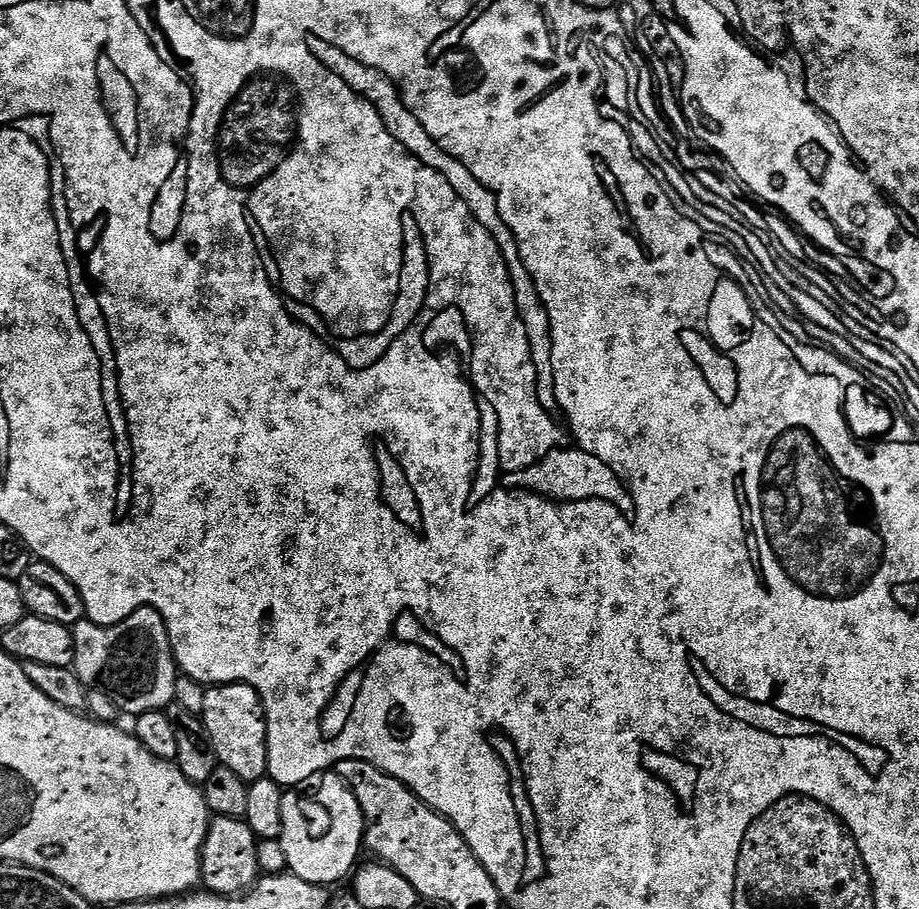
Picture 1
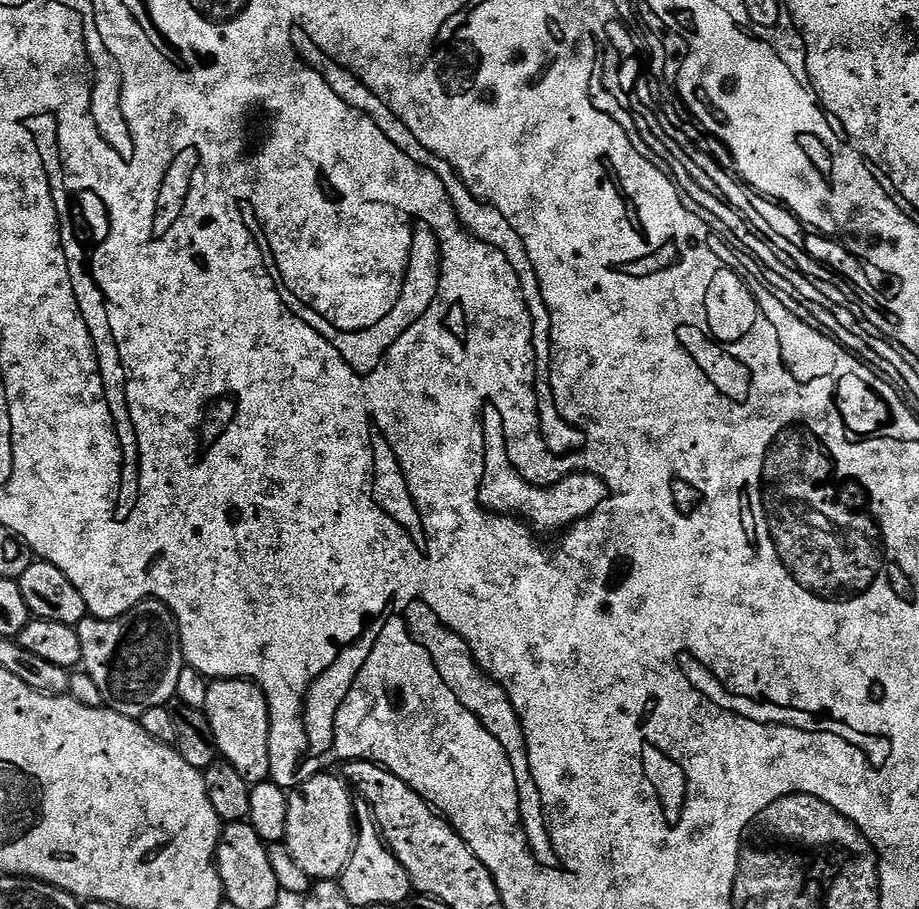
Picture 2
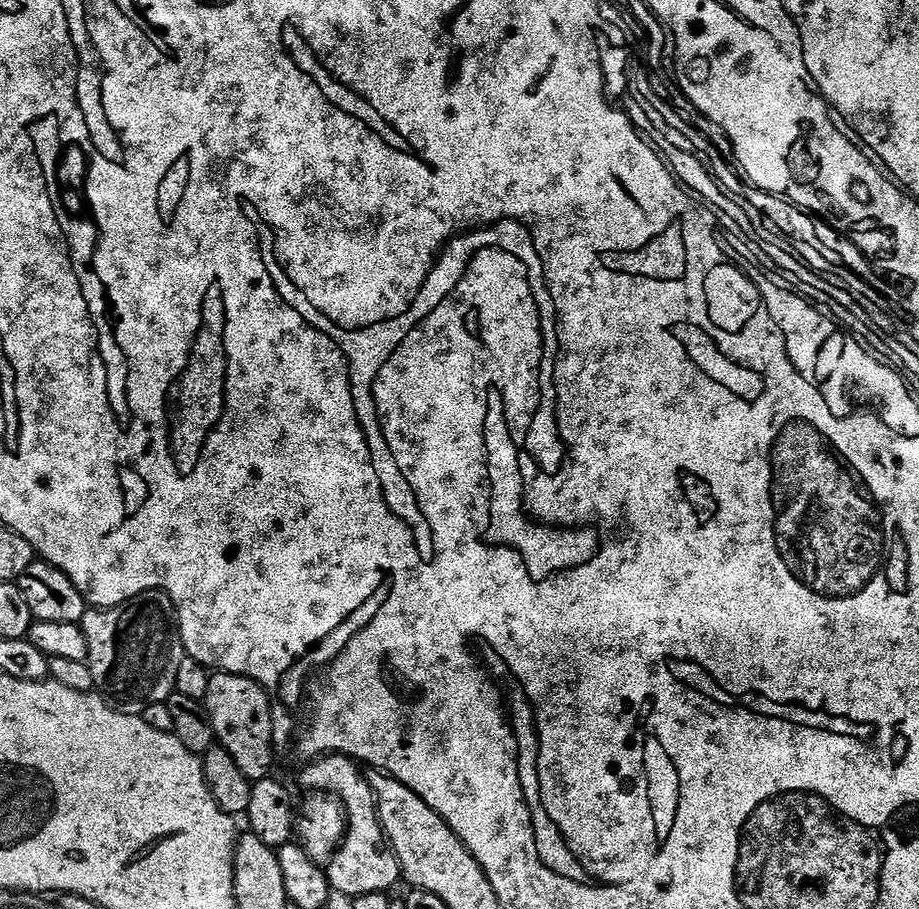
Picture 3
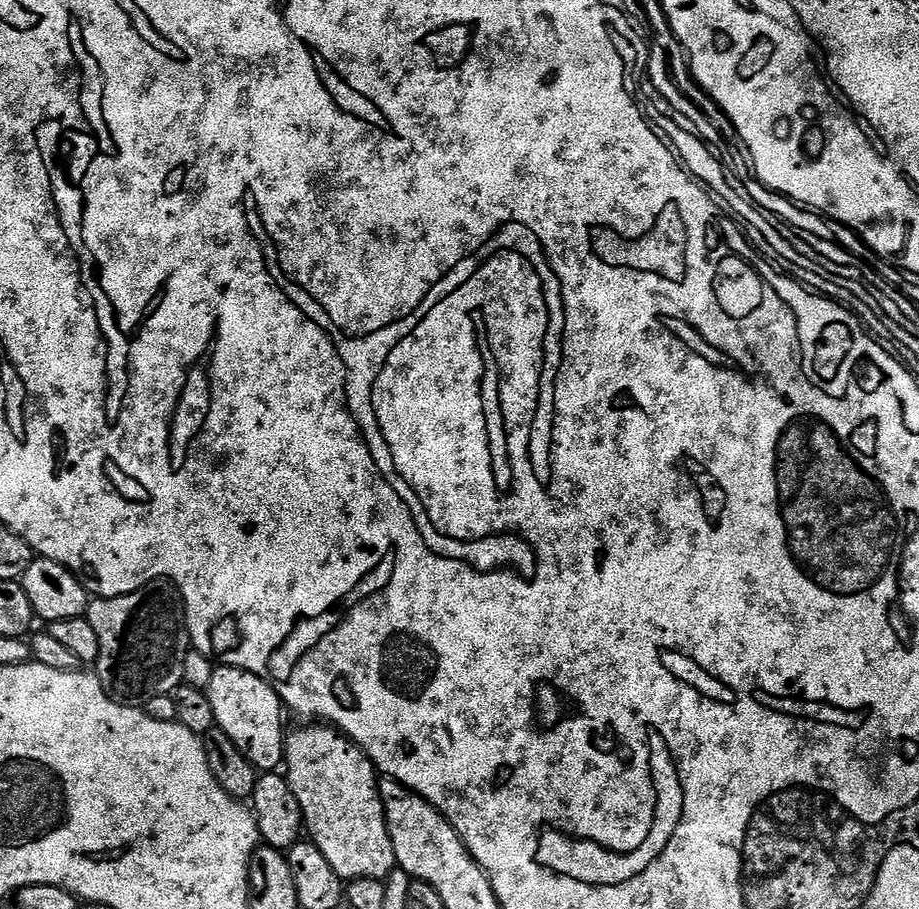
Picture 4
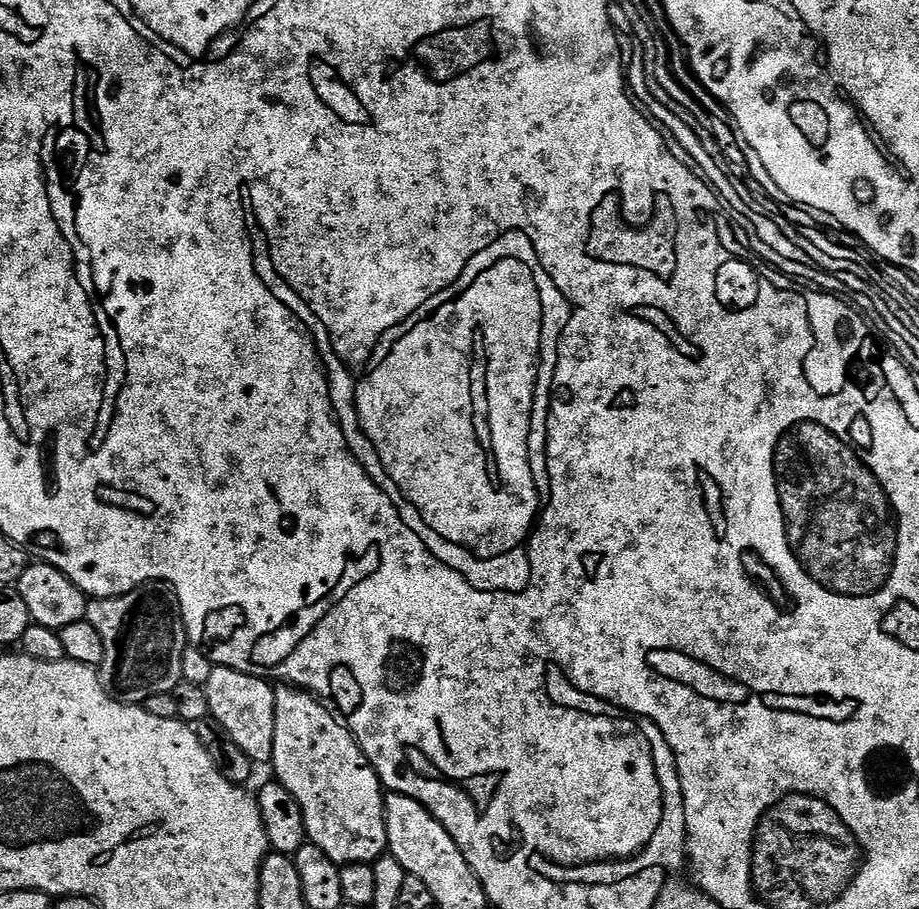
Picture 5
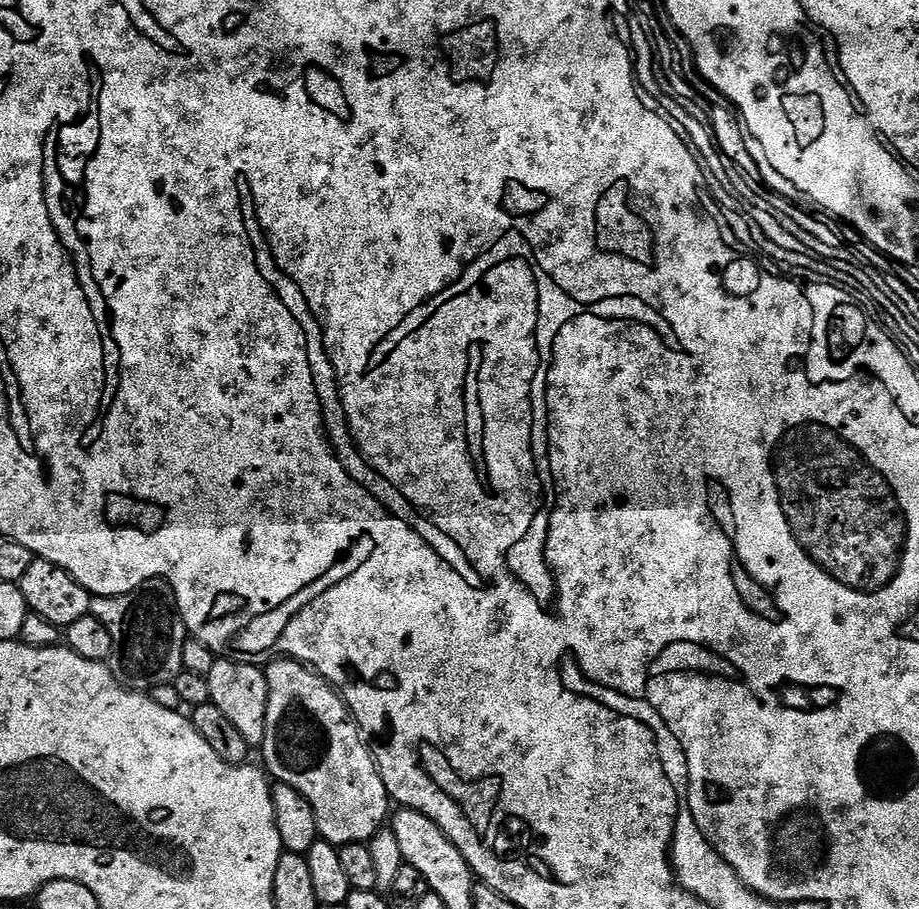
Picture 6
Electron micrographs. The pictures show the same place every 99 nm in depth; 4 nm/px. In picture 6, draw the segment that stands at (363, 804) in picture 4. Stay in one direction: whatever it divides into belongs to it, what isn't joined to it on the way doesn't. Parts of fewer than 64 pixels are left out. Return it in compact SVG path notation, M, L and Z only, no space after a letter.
M276 658L264 668L268 687L266 730L264 731L264 764L273 781L294 786L314 810L319 839L341 844L367 844L374 833L385 827L389 819L390 797L376 769L376 759L354 723L354 717L344 703L344 697L318 672L298 660Z

